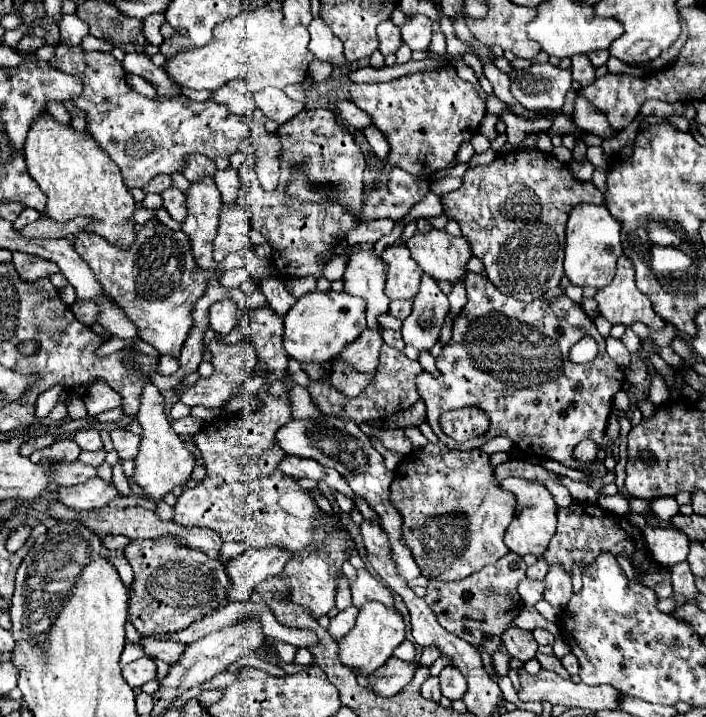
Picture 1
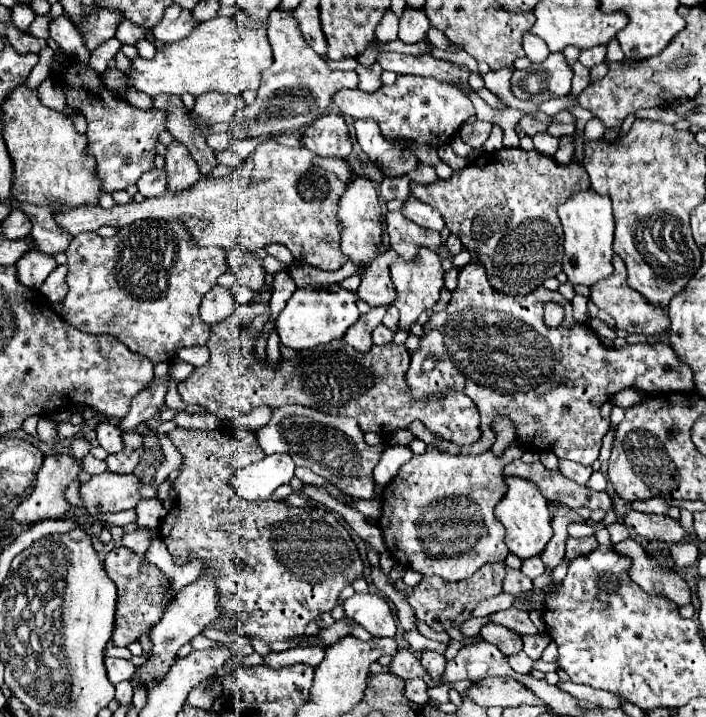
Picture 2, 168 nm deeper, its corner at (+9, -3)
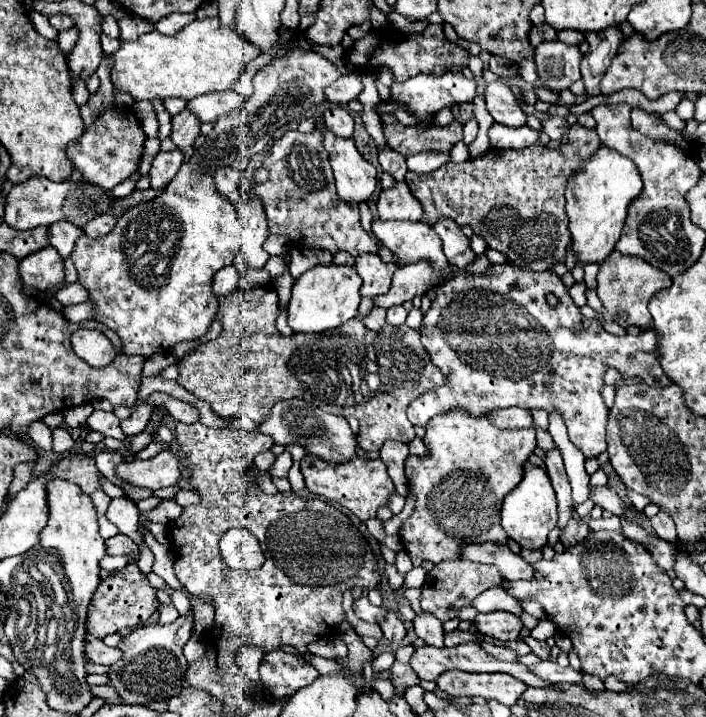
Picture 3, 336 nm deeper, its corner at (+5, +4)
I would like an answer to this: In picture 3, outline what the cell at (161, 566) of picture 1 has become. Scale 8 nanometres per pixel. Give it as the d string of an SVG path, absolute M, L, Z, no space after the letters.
M129 562L125 568L113 570L101 580L93 604L89 606L87 632L89 636L105 638L127 626L135 628L139 626L139 622L145 622L157 608L159 608L159 600L155 588L149 584L147 576L139 570L139 566L135 562Z

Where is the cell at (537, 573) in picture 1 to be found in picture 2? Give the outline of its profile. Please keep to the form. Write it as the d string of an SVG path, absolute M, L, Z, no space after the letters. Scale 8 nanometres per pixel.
M529 557L529 559L525 559L525 561L523 561L523 565L521 565L521 571L523 571L527 577L535 579L535 577L543 575L543 571L545 571L545 565L543 565L541 557Z

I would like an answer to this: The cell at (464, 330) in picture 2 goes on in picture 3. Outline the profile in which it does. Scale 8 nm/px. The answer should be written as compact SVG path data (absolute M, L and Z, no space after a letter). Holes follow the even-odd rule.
M493 264L493 266L487 268L483 274L467 274L465 270L459 270L451 280L447 280L445 284L441 284L441 286L437 288L437 298L431 302L429 312L423 316L423 324L421 324L419 332L421 332L421 344L423 344L425 352L429 354L431 362L449 378L449 384L443 386L443 388L439 388L439 390L427 392L427 394L423 394L423 396L419 396L417 400L411 402L411 406L407 408L407 416L409 416L409 420L411 420L413 424L417 424L417 426L427 426L427 422L429 422L435 414L447 412L447 410L451 410L451 408L461 408L461 410L465 410L465 412L471 414L471 416L485 416L489 410L507 408L507 406L519 406L519 408L525 408L525 410L539 410L539 408L543 408L543 410L547 410L547 412L559 410L561 416L563 416L563 420L565 420L569 440L585 454L585 458L593 458L593 456L599 456L599 454L607 448L607 442L605 442L605 418L607 418L609 410L607 410L607 406L605 406L605 402L603 402L603 398L601 398L601 388L605 386L605 384L603 384L603 376L605 376L607 368L617 368L617 370L623 374L623 378L639 376L639 378L643 378L643 382L649 384L649 386L665 388L665 386L671 384L669 378L665 378L665 372L661 370L661 364L657 362L657 334L655 334L653 328L643 330L639 336L629 336L629 334L627 334L627 336L621 336L621 338L619 338L619 336L607 334L607 332L601 328L599 320L587 320L587 318L579 312L579 308L573 304L573 300L571 300L571 296L569 296L569 290L567 290L565 284L561 282L561 278L555 276L555 274L549 272L549 270L545 270L545 272L527 272L527 270L513 268L513 266L509 266L509 264ZM547 292L553 292L555 296L559 296L561 304L559 304L557 310L551 310L551 308L547 306L547 302L545 302L545 294L547 294Z

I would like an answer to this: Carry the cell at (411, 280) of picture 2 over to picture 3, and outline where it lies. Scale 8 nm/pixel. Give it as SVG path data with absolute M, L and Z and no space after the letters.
M373 220L373 234L393 252L397 266L427 260L437 272L449 268L449 260L441 250L439 236L423 222Z

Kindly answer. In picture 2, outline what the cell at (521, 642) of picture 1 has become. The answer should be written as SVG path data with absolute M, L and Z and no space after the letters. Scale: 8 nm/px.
M487 623L481 627L481 639L487 643L493 643L495 647L501 649L505 655L515 655L521 651L521 635L495 623Z

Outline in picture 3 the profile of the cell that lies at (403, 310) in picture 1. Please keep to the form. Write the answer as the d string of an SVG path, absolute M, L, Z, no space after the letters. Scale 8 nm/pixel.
M393 306L387 310L387 322L389 324L403 324L407 320L407 310L403 306Z

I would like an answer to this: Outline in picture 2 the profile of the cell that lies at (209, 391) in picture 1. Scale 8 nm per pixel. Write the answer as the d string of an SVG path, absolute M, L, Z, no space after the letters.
M235 315L227 317L225 321L217 323L211 327L211 339L207 343L211 351L211 359L203 367L195 367L193 373L179 383L179 395L185 403L191 405L201 405L205 407L211 415L217 419L239 419L241 415L247 415L249 411L257 407L281 407L281 405L307 405L321 409L325 405L325 411L329 415L341 415L341 417L353 417L359 427L383 435L391 435L397 429L409 427L415 419L423 421L433 433L441 435L447 441L455 441L457 445L469 445L479 439L479 413L475 403L461 391L449 389L447 393L433 395L433 399L413 399L409 395L409 385L405 381L405 373L409 369L411 353L407 351L405 345L397 343L387 343L381 347L371 347L367 353L359 353L349 349L343 339L331 341L329 345L317 345L315 349L303 349L299 351L293 359L283 359L277 367L269 367L267 361L255 359L255 343L259 335L263 335L263 325L269 321L269 315L255 317L251 323L245 325L245 337L239 329L239 321Z

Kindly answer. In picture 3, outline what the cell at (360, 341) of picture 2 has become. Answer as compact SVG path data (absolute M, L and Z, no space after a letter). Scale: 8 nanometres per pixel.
M417 262L409 266L397 268L393 274L393 284L387 294L381 294L373 298L375 308L391 308L395 304L403 304L407 300L413 300L415 296L421 296L425 290L429 290L433 284L445 278L447 272L435 272L429 264Z

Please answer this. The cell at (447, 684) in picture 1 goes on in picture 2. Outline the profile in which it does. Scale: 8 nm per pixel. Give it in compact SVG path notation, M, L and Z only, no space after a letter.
M423 651L421 653L421 663L429 671L431 677L439 677L441 671L445 669L445 657L439 655L439 653L433 653L433 651Z

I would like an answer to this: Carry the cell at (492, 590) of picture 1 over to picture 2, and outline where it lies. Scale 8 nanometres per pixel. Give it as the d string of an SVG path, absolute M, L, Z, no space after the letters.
M489 563L465 581L443 581L441 577L423 577L421 583L407 597L407 601L421 621L425 621L435 631L445 631L447 627L459 627L463 621L467 621L471 617L471 611L481 599L499 595L503 577L505 563Z

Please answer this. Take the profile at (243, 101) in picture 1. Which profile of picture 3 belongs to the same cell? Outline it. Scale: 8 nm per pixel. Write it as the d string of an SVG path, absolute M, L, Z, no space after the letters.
M229 90L229 92L213 92L205 96L197 96L189 100L187 108L201 120L201 122L215 122L221 114L229 114L231 110L239 108L243 104L243 98Z

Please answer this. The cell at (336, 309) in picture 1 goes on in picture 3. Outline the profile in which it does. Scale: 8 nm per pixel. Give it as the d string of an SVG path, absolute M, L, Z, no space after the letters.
M315 266L303 272L291 292L291 302L287 308L287 324L295 332L325 332L331 328L339 328L343 322L357 316L357 308L361 302L361 278L353 268L347 266Z

